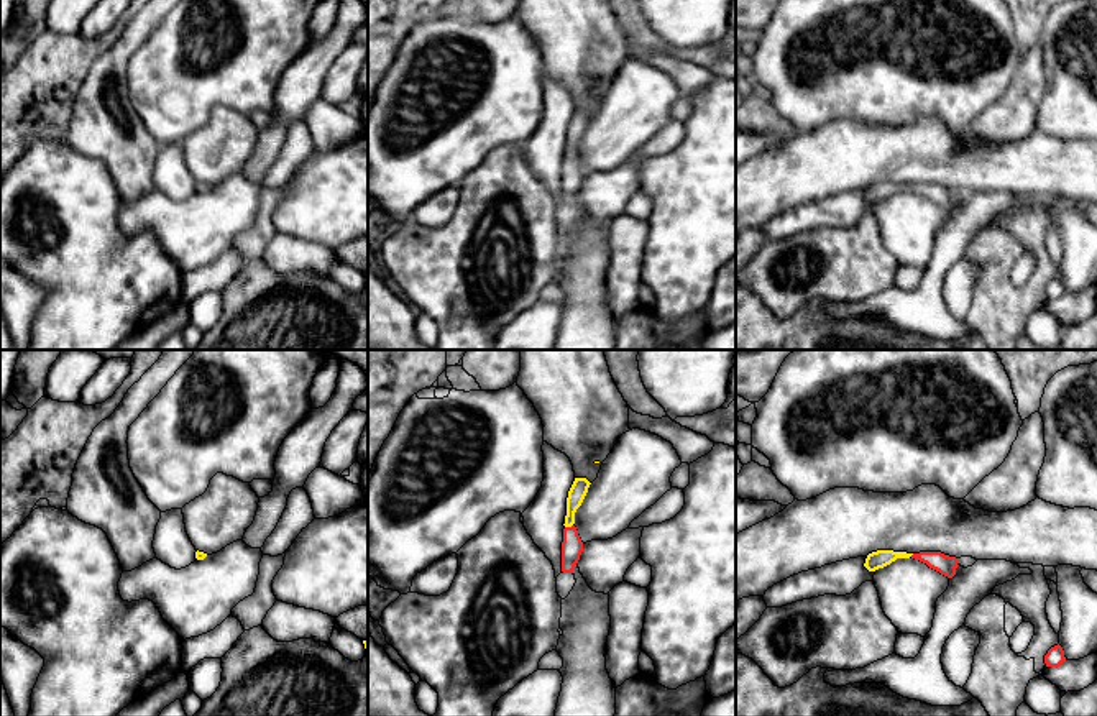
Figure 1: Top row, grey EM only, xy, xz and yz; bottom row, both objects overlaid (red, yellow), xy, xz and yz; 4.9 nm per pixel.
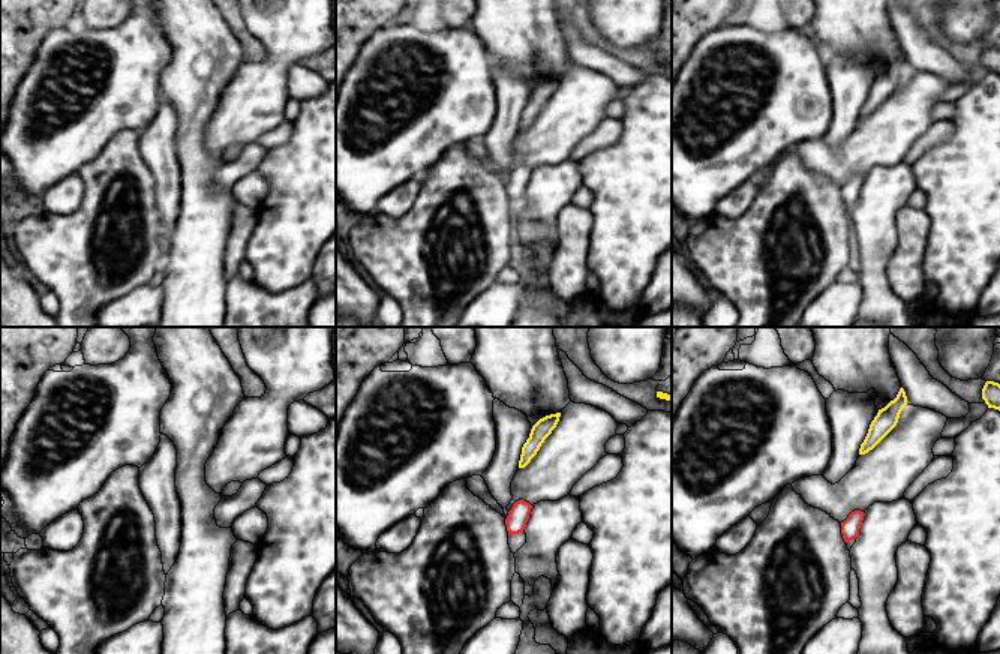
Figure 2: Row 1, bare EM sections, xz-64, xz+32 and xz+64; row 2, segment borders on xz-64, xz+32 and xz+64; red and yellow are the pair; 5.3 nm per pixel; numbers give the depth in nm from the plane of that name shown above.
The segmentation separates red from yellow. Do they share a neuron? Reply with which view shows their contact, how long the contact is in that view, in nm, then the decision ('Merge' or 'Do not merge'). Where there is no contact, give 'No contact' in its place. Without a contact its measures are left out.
Touches red in xz. Shared border 40 nm. Merge

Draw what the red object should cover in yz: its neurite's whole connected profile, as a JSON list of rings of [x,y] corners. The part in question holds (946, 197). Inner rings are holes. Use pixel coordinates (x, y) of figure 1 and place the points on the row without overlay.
[[[920,184],[913,186],[911,190],[926,195],[929,200],[939,204],[948,210],[952,210],[956,207],[956,200],[959,195],[959,190],[944,187],[941,184]]]

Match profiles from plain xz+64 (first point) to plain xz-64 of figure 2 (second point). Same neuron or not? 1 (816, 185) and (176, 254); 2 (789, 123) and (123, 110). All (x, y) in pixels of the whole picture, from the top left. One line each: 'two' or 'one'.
1: two
2: one

